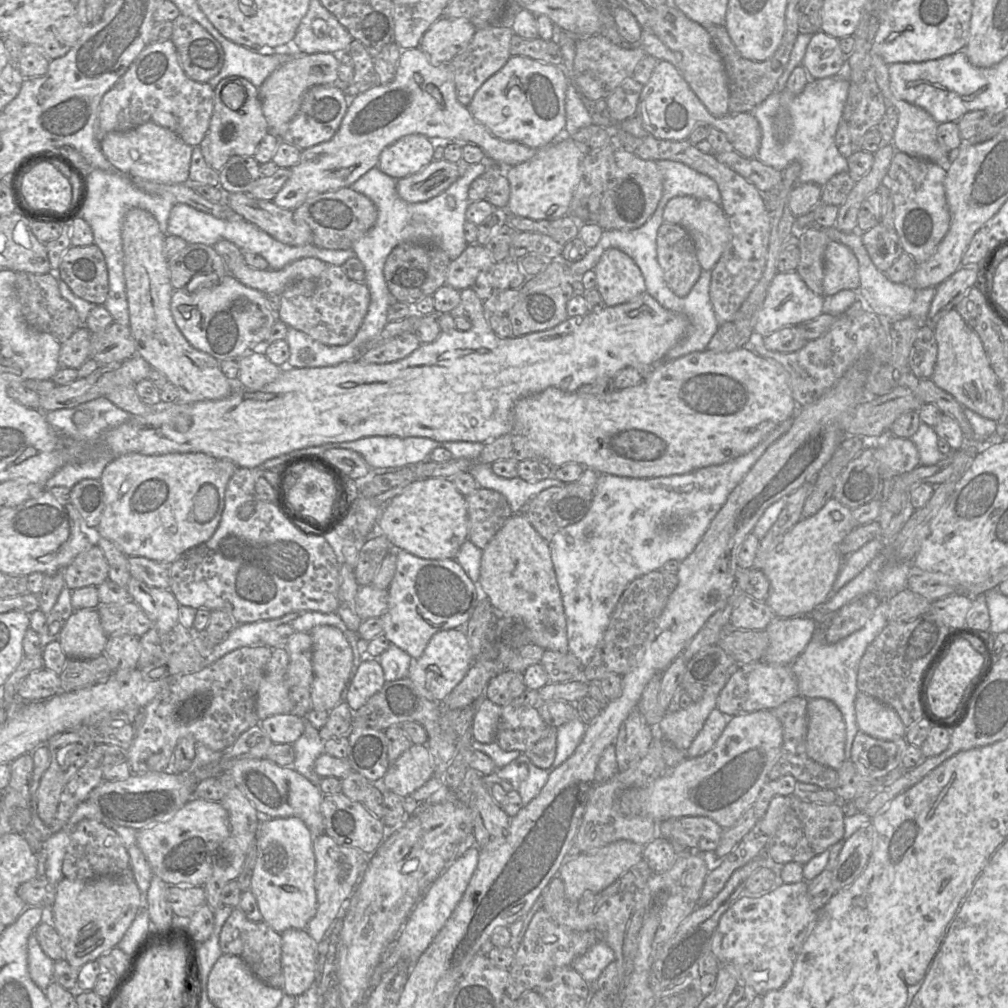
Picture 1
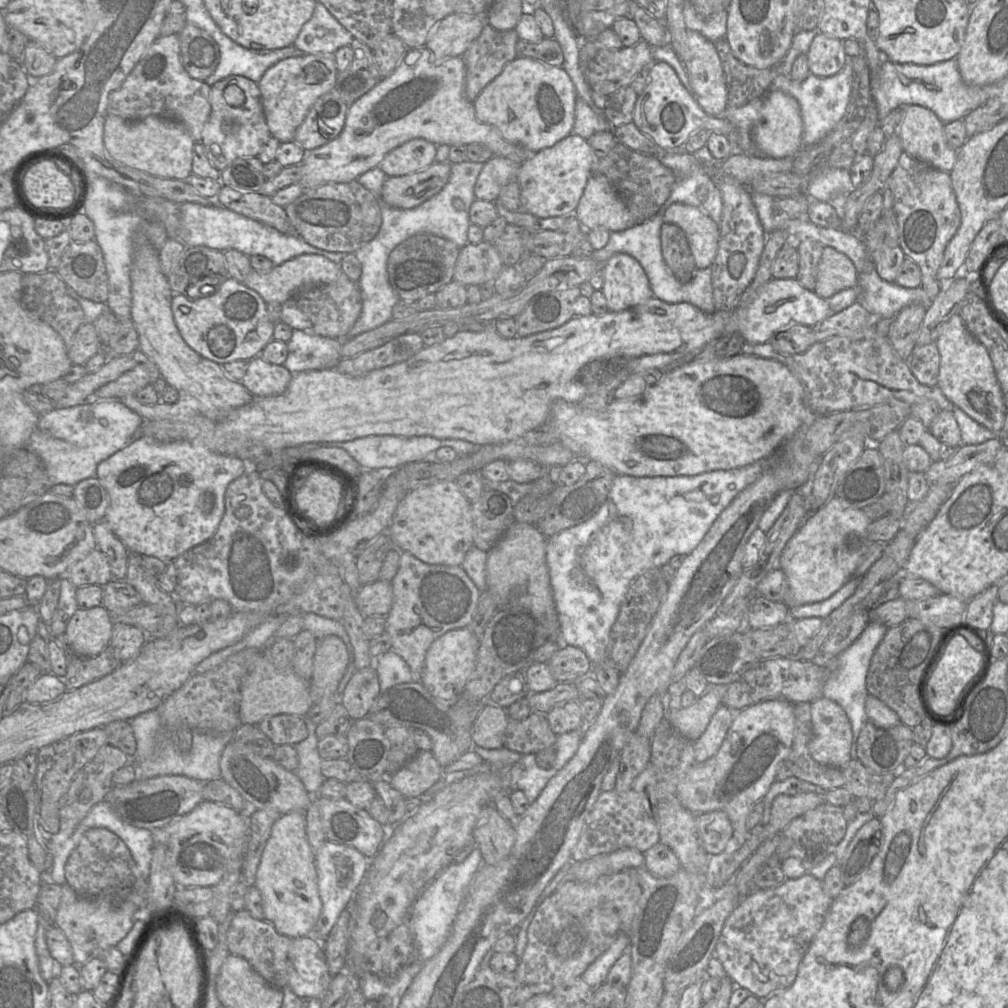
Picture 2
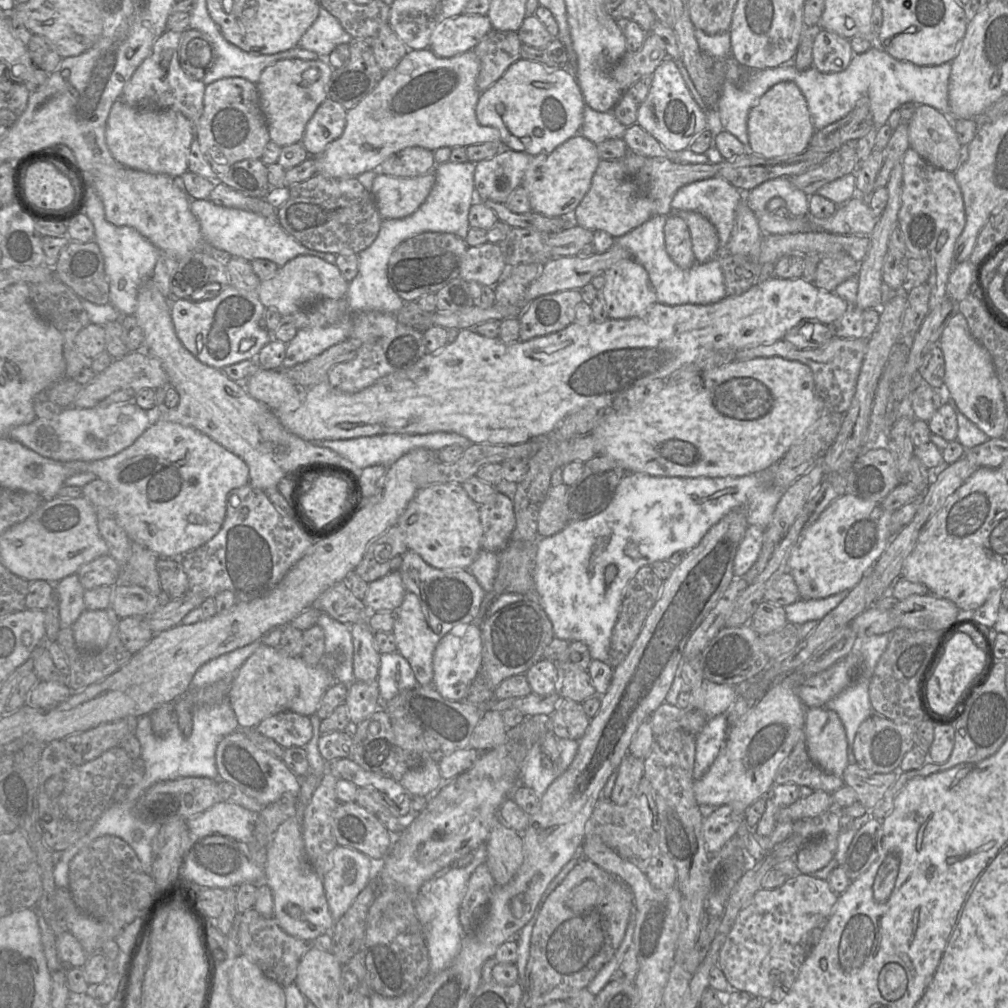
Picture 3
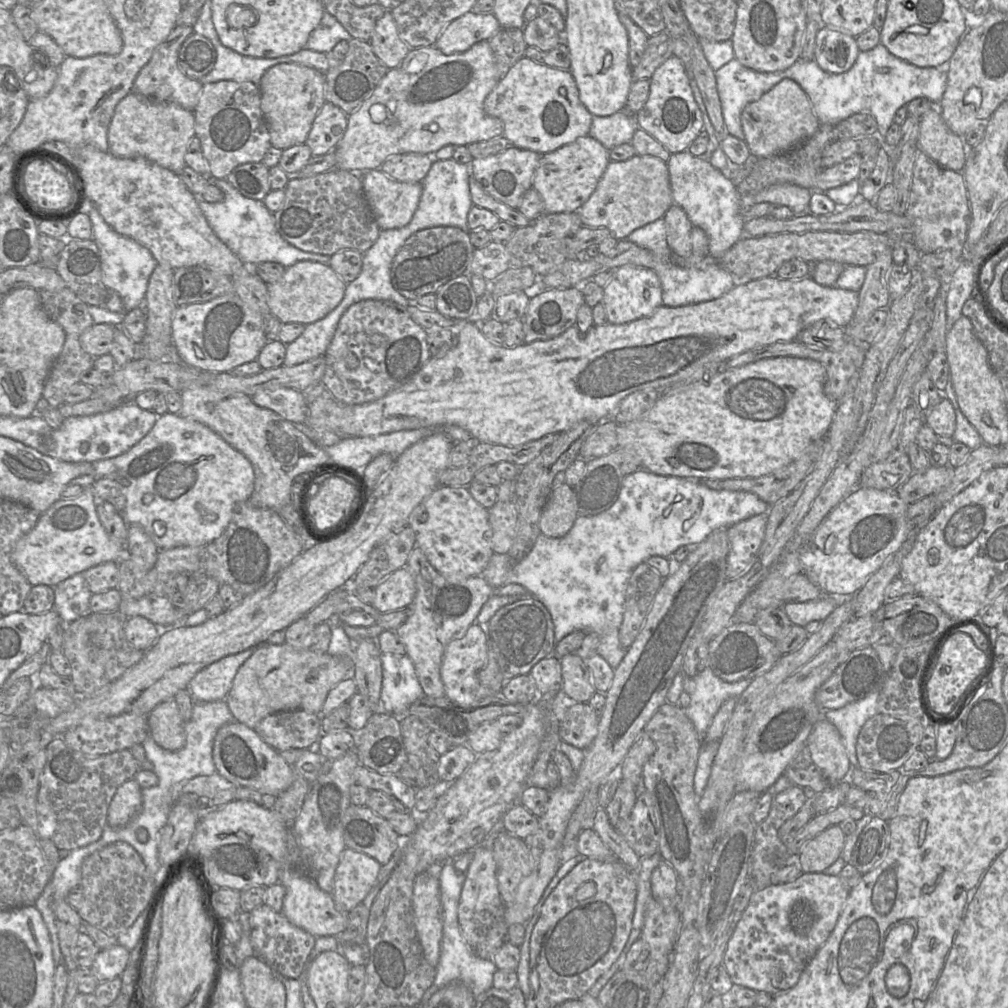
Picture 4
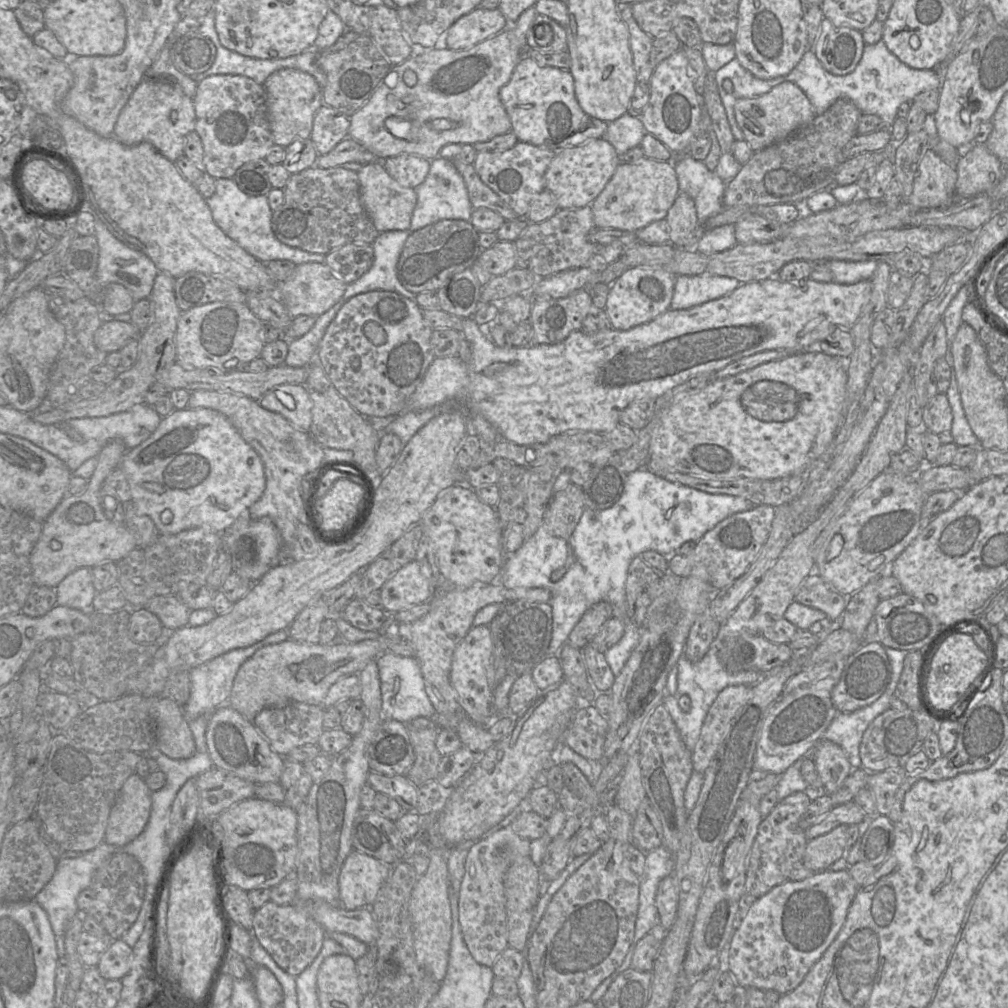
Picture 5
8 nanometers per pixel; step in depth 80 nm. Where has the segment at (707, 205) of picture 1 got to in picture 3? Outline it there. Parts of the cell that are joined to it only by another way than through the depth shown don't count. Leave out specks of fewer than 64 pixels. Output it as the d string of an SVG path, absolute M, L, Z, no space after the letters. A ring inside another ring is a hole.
M673 211L687 224L696 264L705 264L716 257L719 239L715 226L702 214L695 211Z

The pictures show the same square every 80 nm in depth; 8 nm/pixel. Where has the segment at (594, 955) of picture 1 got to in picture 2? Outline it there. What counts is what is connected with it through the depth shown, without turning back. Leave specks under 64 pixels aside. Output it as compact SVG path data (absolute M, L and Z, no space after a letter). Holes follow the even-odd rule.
M620 932L610 947L584 971L581 976L582 980L593 990L603 984L610 968L629 949L629 944L629 936Z

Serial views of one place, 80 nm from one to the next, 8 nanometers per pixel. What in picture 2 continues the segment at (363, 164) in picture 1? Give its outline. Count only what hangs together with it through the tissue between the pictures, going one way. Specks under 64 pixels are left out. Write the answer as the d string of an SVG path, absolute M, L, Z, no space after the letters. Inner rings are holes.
M425 46L407 49L395 70L388 77L382 78L372 89L348 107L342 132L329 143L306 151L302 161L301 179L277 191L271 197L272 202L285 207L297 199L305 189L329 182L346 183L356 180L368 170L378 167L387 153L414 138L422 138L435 145L483 144L492 151L494 156L505 157L518 163L530 157L531 153L523 146L506 141L495 126L477 120L473 102L465 97L464 85L465 65L461 57L435 61L431 51Z

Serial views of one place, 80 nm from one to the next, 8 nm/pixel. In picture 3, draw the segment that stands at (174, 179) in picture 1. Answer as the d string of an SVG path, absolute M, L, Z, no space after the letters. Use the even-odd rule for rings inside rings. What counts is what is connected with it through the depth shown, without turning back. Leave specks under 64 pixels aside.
M115 101L106 122L105 141L115 161L127 168L179 179L188 171L188 154L195 128L180 112L171 109L141 109Z

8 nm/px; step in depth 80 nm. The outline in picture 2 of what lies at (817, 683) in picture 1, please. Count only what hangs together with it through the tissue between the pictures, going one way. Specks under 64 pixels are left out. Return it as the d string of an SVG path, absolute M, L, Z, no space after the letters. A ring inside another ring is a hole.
M869 622L859 638L845 651L837 655L828 667L830 667L830 674L822 687L822 697L838 703L845 711L852 729L852 743L850 749L850 758L857 759L856 745L860 731L864 724L868 721L866 713L866 698L870 695L866 689L866 677L870 666L871 658L884 638L887 627Z

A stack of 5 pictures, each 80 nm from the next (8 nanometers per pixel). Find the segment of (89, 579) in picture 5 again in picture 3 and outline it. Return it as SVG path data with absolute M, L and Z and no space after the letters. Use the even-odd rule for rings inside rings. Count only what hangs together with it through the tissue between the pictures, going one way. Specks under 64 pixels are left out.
M76 574L65 577L54 585L59 604L60 629L71 627L86 610L84 592Z

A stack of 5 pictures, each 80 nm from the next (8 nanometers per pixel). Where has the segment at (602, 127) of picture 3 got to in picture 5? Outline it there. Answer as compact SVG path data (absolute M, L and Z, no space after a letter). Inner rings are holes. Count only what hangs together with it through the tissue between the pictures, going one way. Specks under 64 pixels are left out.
M628 112L607 123L606 133L601 138L611 143L618 155L630 148L640 146L647 133L640 118L631 116Z

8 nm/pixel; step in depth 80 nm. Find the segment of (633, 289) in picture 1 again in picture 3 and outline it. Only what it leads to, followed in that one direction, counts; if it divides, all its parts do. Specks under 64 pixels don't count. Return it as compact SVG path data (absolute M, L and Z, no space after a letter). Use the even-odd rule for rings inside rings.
M633 258L617 261L604 273L602 293L609 318L643 315L657 302L648 272Z

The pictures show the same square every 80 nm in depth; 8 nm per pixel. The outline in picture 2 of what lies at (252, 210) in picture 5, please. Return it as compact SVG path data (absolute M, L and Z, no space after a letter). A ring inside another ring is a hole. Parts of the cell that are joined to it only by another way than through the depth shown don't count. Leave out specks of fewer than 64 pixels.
M185 202L179 205L179 211L180 226L177 238L186 247L204 246L221 252L234 249L249 257L253 255L264 256L274 266L279 266L302 254L320 255L339 265L345 256L341 252L329 252L316 248L305 242L298 235L285 235L263 223L230 211L217 203L202 205Z

